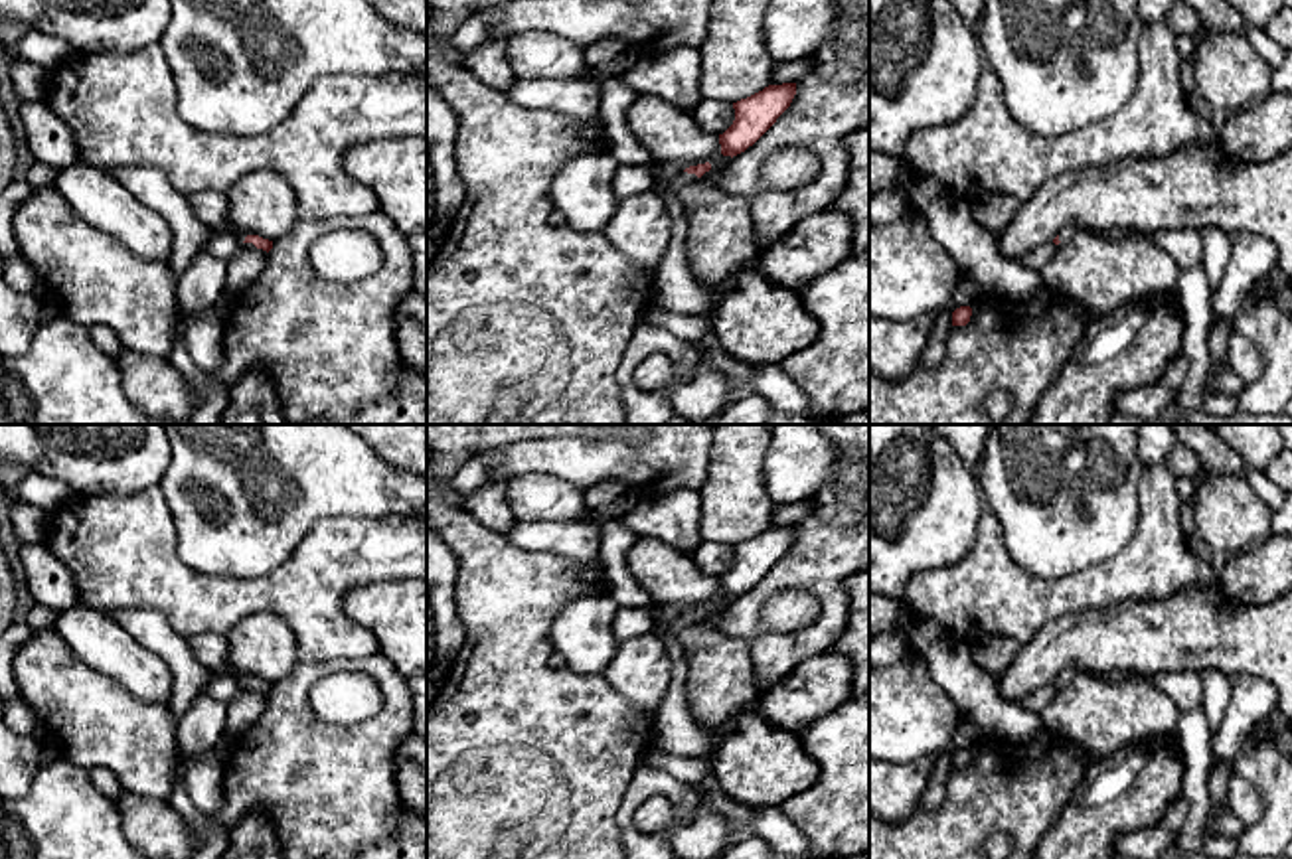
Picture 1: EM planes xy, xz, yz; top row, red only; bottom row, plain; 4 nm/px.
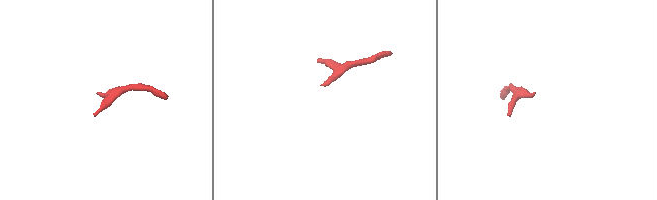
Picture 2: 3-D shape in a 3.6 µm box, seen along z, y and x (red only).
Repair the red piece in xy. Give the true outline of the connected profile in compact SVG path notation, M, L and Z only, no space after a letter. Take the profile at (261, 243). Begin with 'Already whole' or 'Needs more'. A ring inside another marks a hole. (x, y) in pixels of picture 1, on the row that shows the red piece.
Needs more. M196 192L188 195L188 201L192 205L192 211L196 217L207 225L213 233L231 233L237 237L237 241L245 247L271 251L273 241L263 239L259 235L243 233L243 231L231 231L227 225L229 215L229 201L223 192Z

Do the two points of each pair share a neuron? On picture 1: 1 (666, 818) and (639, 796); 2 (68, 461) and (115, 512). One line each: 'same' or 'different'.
1: different
2: different

